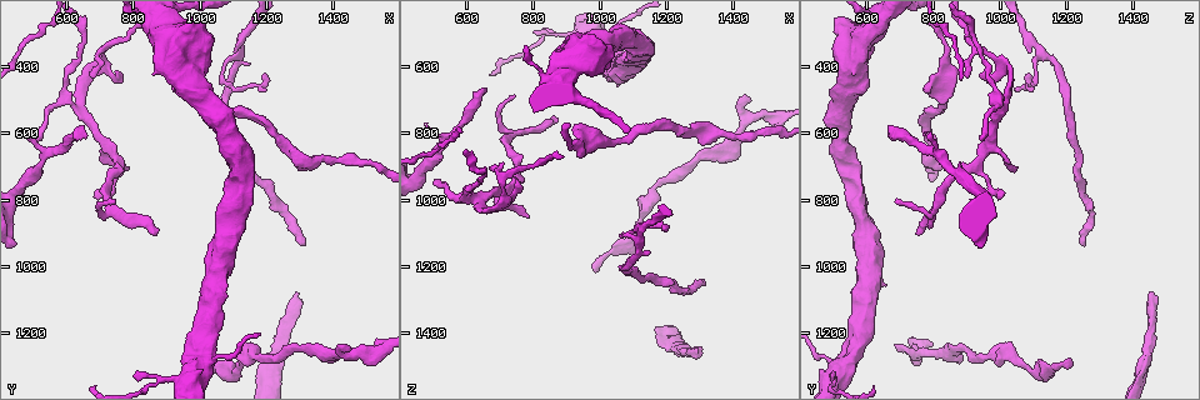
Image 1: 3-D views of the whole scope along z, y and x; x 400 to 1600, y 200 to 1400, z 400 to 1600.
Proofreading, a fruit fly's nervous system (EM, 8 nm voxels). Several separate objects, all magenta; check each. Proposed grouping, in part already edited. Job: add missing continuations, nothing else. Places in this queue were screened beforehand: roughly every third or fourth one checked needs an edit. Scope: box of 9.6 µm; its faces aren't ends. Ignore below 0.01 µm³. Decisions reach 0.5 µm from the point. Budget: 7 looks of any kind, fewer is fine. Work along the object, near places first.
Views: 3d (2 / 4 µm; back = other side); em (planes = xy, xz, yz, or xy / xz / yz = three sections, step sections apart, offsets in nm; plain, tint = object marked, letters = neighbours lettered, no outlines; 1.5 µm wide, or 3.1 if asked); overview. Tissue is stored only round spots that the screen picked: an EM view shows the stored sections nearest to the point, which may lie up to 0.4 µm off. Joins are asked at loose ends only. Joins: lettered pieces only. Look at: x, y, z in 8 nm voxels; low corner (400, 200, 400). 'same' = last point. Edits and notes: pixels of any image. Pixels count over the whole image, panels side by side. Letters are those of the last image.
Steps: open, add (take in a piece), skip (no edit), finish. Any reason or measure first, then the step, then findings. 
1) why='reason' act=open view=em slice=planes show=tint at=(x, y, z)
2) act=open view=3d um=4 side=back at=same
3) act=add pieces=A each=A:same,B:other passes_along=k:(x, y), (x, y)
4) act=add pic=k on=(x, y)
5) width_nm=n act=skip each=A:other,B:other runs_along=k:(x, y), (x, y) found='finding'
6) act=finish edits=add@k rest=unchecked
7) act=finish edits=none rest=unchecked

why='thin end' act=open view=3d um=2 side=back at=(680, 790, 1010)

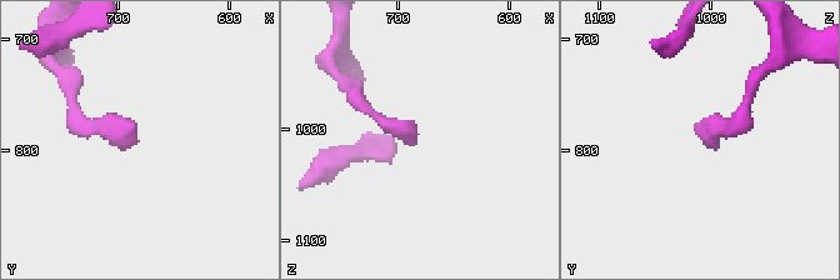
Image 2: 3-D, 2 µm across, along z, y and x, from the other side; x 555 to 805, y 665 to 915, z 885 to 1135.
act=open view=em slice=planes show=tint at=(684, 778, 1016)

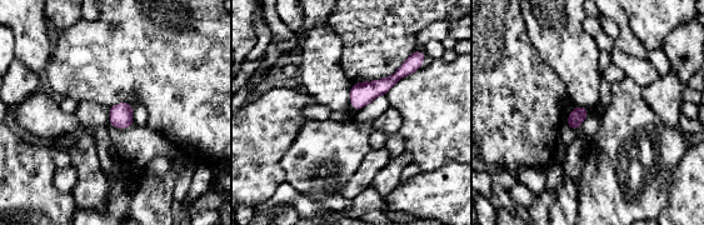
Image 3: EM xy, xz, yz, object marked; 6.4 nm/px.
why='see the neighbours' act=open view=em slice=planes show=letters at=same

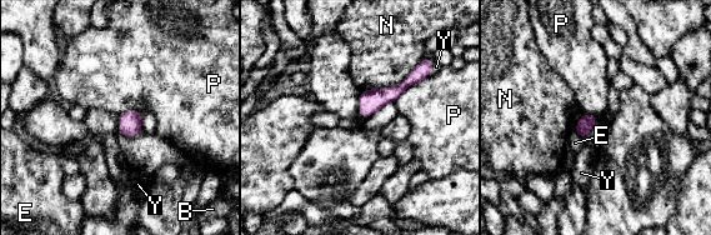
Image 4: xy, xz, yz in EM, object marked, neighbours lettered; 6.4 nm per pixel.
longest_contact=N:440nm act=skip each=B:other,E:other,N:other,P:other,Y:other found='no lettered piece goes on from it'

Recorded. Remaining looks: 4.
act=open view=em slice=planes show=letters at=(650, 570, 670)

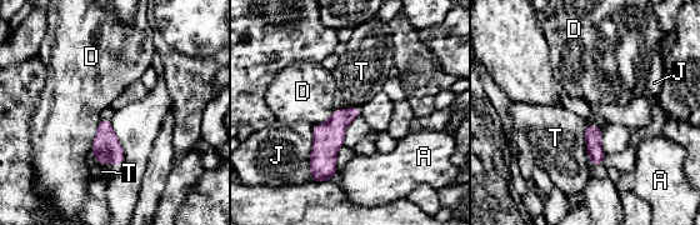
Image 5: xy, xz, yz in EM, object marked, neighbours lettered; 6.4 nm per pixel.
width_nm=110 act=add pieces=T each=A:other,D:other,J:other,T:same passes_along=5:(593, 134), (586, 145), (555, 138) found='it goes on there'

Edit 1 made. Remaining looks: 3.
why='free end' act=open view=em slice=planes show=tint at=(880, 900, 760)

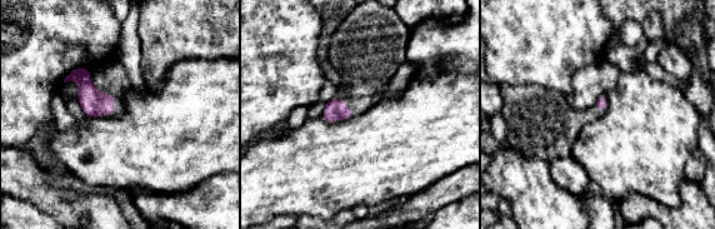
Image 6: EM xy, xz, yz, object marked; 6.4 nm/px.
act=open view=em slice=planes show=letters at=same

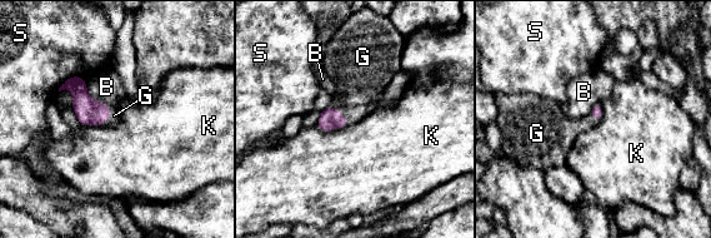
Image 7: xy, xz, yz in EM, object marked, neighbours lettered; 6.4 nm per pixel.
act=add pieces=G each=B:other,G:same,K:other,S:other passes_along=7:(330, 118), (341, 114), (360, 80) found='the cell continues'

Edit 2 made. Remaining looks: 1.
act=finish edits=add@5,add@7 rest=unchecked

